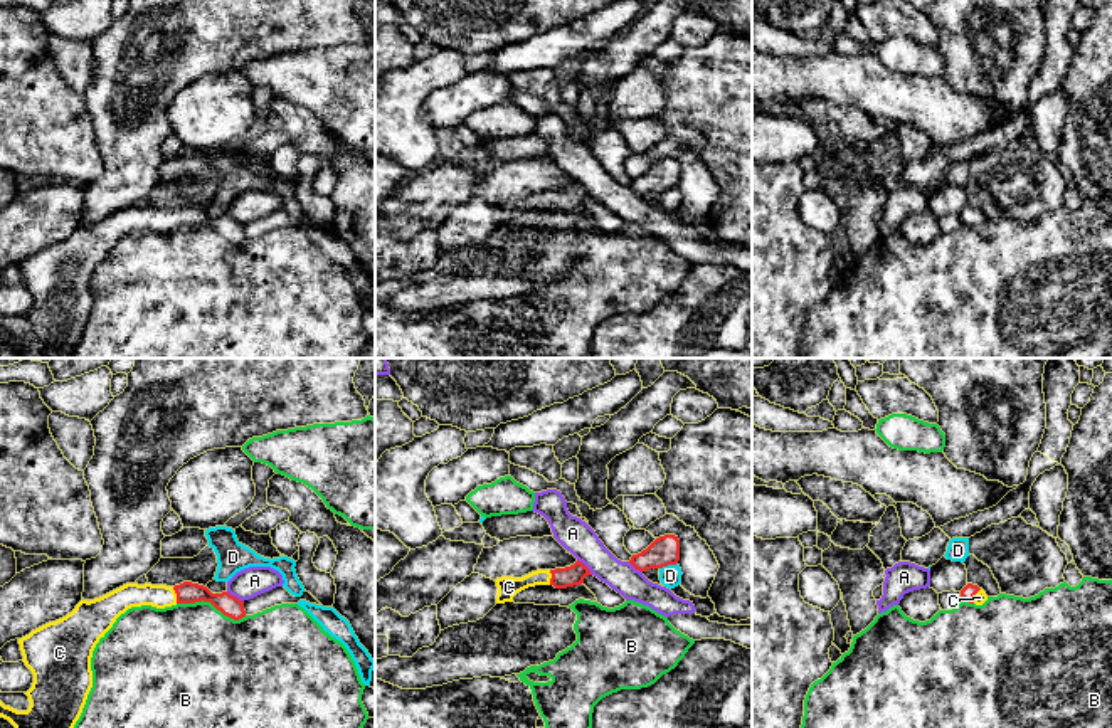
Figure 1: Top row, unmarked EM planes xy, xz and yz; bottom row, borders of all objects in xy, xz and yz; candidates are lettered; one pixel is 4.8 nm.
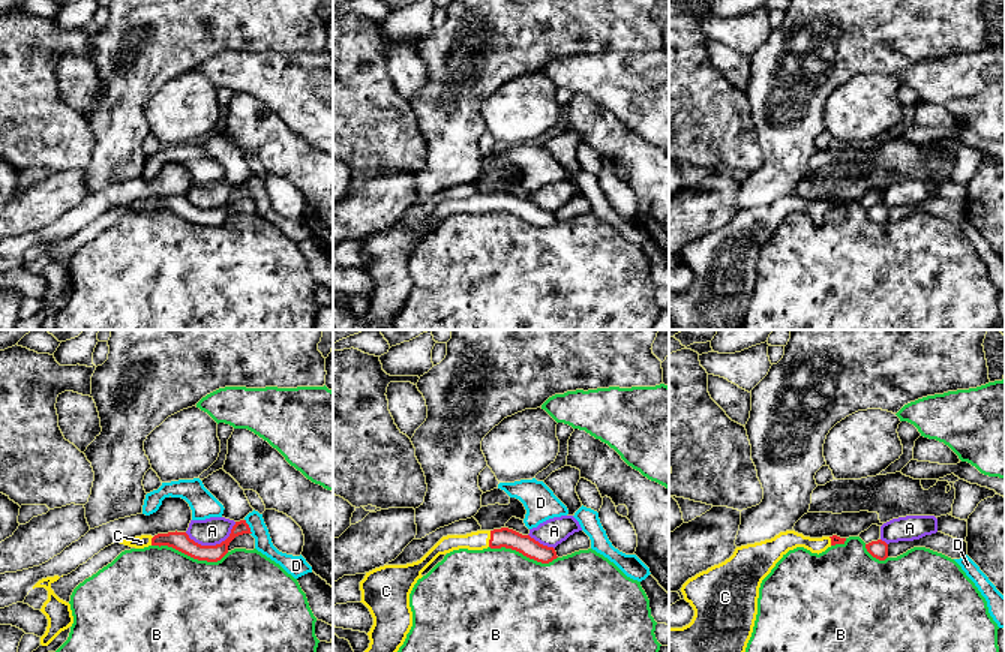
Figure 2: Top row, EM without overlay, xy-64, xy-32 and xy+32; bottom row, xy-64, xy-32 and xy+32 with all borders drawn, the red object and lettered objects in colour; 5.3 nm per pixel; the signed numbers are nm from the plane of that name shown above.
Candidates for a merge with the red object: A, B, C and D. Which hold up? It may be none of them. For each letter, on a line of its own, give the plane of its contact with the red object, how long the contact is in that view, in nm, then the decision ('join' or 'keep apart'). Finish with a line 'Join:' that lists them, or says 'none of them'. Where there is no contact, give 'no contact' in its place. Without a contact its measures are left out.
A: contact in xz; length 110 nm; keep apart
B: contact in xy; length 340 nm; keep apart
C: contact in xy; length 80 nm; join
D: contact in xz; length 90 nm; keep apart
Join: C

